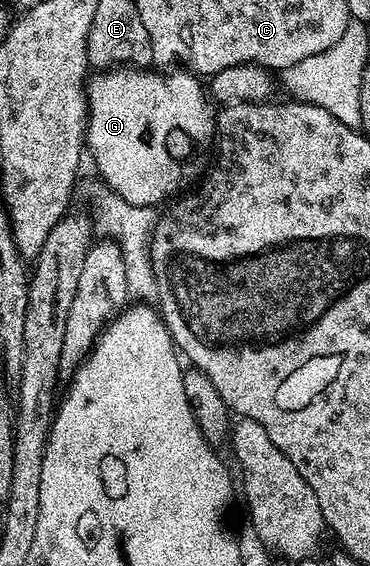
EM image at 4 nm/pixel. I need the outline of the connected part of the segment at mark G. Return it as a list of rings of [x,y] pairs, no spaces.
[[[120,64],[117,70],[108,70],[105,74],[93,73],[87,79],[88,121],[84,141],[101,180],[111,193],[131,206],[153,208],[163,198],[171,199],[187,191],[205,173],[216,141],[217,111],[211,101],[204,102],[205,87],[204,90],[200,87],[201,79],[191,69],[159,74],[156,70],[131,70],[122,65],[128,64]]]

